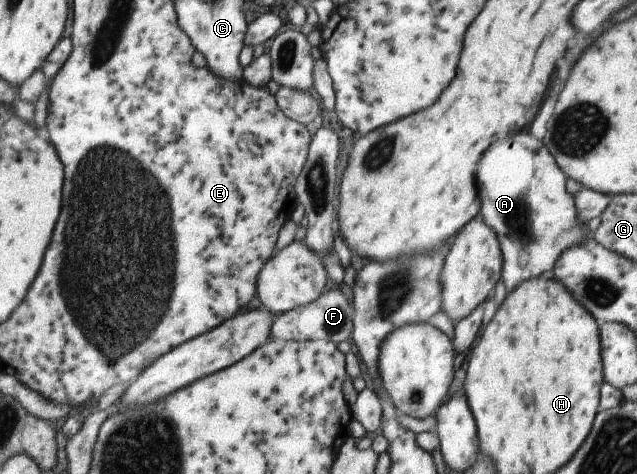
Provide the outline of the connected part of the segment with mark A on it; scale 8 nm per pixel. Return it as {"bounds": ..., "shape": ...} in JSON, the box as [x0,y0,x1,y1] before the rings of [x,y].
{"bounds":[479,134,591,293],"shape":[[[515,134],[515,136],[509,136],[507,140],[501,140],[501,142],[493,144],[493,148],[489,148],[489,152],[485,152],[485,160],[481,160],[481,172],[479,172],[479,189],[482,200],[481,212],[483,220],[497,233],[502,246],[502,253],[504,256],[502,281],[505,284],[507,292],[510,293],[512,290],[515,290],[517,286],[521,286],[521,282],[525,282],[525,280],[529,280],[529,278],[538,277],[539,274],[543,274],[543,272],[553,271],[557,261],[565,251],[573,247],[578,247],[583,241],[591,236],[591,232],[589,232],[584,222],[580,219],[576,196],[572,192],[569,192],[568,186],[566,185],[568,179],[569,176],[564,169],[560,167],[560,164],[556,161],[556,157],[549,150],[549,147],[543,144],[541,140],[537,140],[535,136],[531,136],[531,134]]]}

